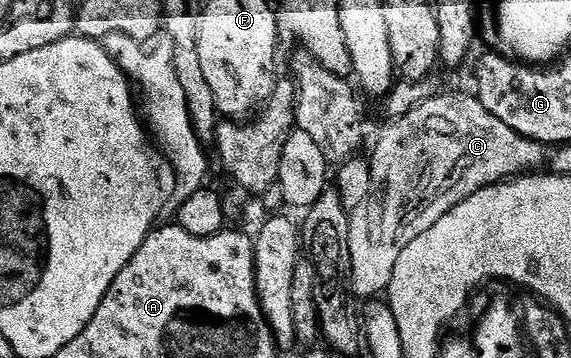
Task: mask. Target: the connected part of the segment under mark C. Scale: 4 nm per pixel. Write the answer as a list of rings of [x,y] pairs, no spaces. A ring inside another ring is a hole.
[[[437,93],[422,105],[410,109],[410,113],[406,113],[402,118],[393,119],[385,122],[385,124],[385,127],[380,131],[380,136],[376,139],[376,148],[373,149],[372,155],[370,154],[370,162],[372,164],[370,193],[366,197],[366,201],[362,201],[362,205],[358,205],[358,209],[354,209],[350,213],[348,220],[350,225],[352,294],[360,301],[375,300],[387,292],[390,285],[390,277],[394,273],[394,265],[398,261],[400,254],[402,254],[402,249],[406,249],[406,245],[410,245],[410,241],[414,241],[414,237],[422,237],[422,233],[426,233],[426,229],[430,229],[430,225],[434,225],[434,221],[438,221],[438,217],[446,217],[446,213],[450,213],[450,209],[454,209],[454,205],[466,201],[466,197],[478,193],[484,187],[492,187],[495,183],[503,183],[513,177],[520,177],[525,173],[535,172],[537,169],[543,168],[540,166],[543,163],[545,166],[546,163],[545,144],[534,141],[530,137],[522,137],[518,133],[514,133],[514,129],[510,129],[510,125],[505,125],[502,121],[498,121],[498,117],[494,117],[494,113],[490,113],[476,98],[475,94],[472,93],[468,93],[468,95],[443,95],[443,93]]]

